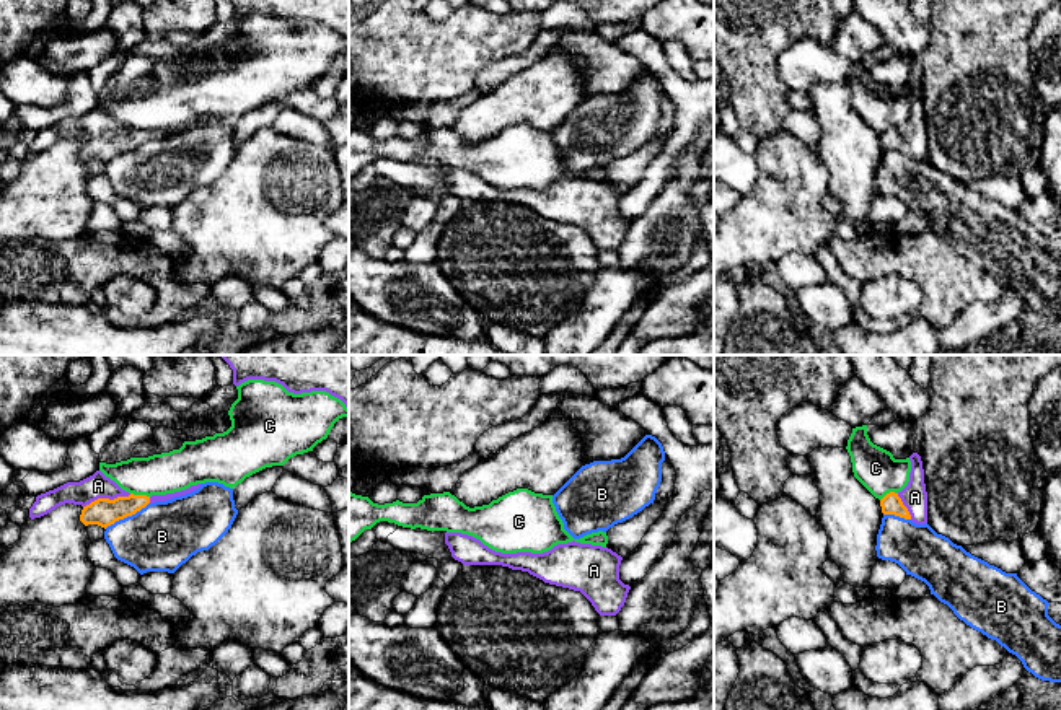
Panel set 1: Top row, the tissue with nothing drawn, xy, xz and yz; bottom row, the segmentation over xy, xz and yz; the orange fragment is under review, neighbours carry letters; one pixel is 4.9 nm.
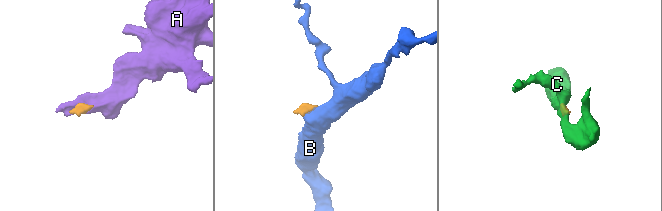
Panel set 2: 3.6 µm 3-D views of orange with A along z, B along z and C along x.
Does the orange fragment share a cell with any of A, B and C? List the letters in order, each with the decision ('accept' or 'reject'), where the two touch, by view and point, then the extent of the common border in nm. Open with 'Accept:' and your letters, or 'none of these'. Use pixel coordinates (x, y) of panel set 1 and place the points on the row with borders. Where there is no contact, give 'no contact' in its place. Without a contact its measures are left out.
Accept: A
A: accept; meets orange in xy at (106, 499); contact 240 nm long
B: reject; meets orange in xy at (126, 517); contact 260 nm long
C: reject; meets orange in xy at (140, 495); contact 100 nm long

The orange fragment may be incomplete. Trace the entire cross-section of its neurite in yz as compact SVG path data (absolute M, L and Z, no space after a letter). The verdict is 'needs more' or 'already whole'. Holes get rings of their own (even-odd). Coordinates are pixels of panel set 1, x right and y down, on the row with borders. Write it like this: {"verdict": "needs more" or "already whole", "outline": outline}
{"verdict": "needs more", "outline": "M918 453L909 456L911 472L908 485L895 493L890 492L880 500L883 515L895 515L911 519L916 524L927 523L927 492L924 484L922 461Z"}

